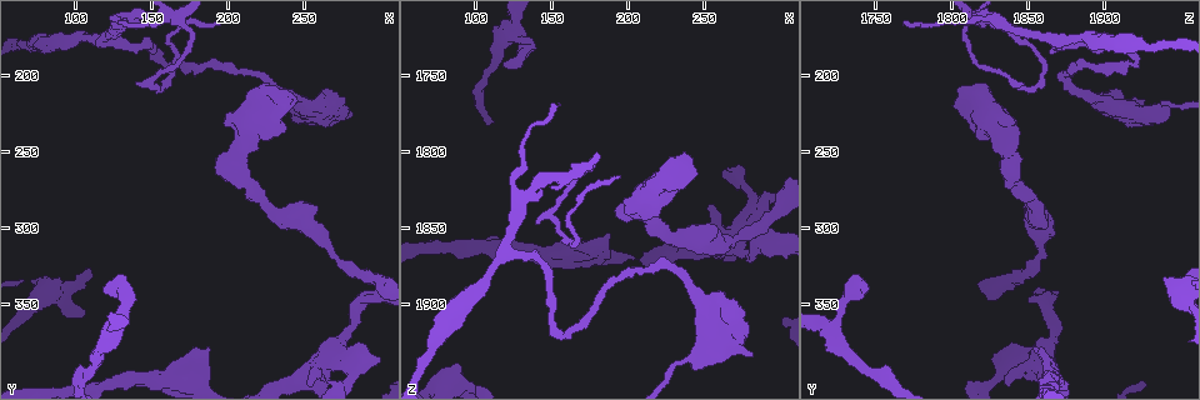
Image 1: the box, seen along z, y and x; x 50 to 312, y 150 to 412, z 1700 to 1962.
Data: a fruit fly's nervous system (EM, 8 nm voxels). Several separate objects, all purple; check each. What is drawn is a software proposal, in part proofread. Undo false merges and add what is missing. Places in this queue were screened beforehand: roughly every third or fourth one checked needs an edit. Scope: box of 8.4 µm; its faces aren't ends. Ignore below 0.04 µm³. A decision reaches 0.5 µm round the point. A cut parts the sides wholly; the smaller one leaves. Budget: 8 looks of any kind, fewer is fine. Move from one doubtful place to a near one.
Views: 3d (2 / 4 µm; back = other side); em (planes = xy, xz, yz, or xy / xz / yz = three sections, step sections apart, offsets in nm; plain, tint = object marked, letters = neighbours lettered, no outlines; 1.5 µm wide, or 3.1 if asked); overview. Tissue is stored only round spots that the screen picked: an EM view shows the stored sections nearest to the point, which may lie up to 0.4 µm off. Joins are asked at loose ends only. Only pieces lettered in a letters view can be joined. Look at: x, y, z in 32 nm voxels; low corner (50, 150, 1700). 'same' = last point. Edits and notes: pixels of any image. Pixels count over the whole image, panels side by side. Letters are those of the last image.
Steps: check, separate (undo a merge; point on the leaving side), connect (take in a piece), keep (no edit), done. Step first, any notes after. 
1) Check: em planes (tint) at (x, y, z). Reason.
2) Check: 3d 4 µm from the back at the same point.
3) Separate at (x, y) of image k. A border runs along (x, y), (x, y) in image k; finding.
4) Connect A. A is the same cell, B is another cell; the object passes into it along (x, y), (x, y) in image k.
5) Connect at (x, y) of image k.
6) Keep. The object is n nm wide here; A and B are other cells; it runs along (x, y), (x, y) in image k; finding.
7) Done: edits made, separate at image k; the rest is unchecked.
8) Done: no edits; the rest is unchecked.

Check: em planes (letters) at (192, 254, 1838). Thick end.

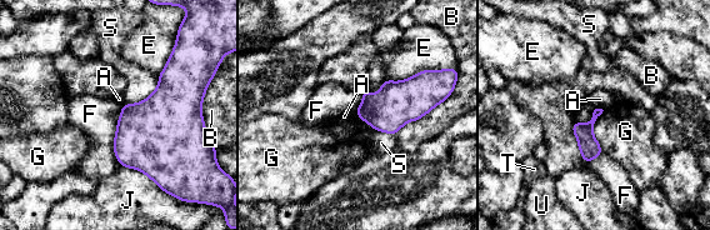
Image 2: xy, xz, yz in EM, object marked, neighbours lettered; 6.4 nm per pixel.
Keep. The longest contact is with F, 400 nm; A, B, E, F, G, J, S, T and U are other cells; no lettered piece goes on from it.

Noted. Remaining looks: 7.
Check: em planes (letters) at (156, 188, 1922). Abrupt turn.

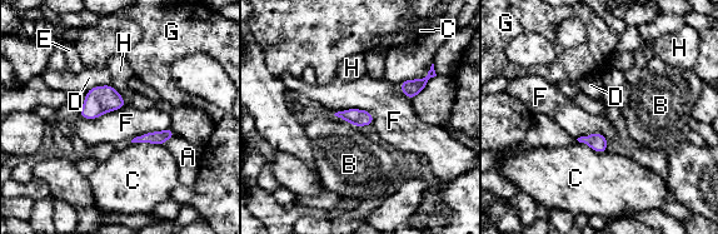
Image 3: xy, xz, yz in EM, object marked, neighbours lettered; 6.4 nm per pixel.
Keep. The object is 20 nm wide here; A, B, C, D, E, F, G and H are other cells; a border runs along (333, 114), (350, 122), (357, 128) in image 3; all the same neuron.

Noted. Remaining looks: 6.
Check: em xz step 8 (tint) at (264, 210, 1910). Stops while still wide.

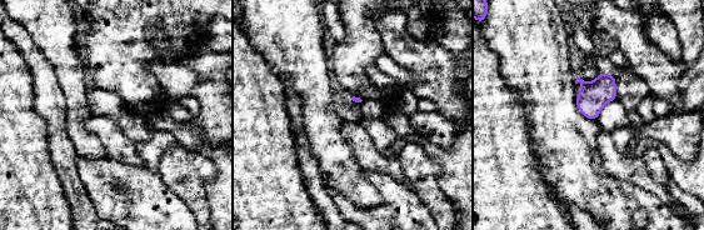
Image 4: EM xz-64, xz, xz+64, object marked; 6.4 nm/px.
Check: em planes (letters) at the same point. Cut it another way.

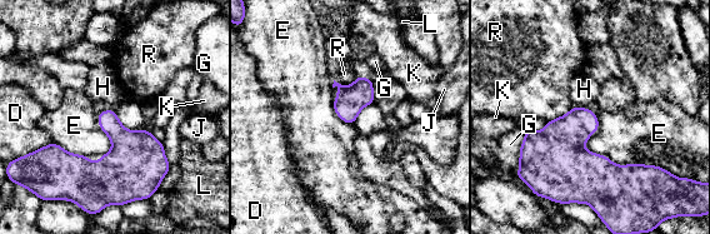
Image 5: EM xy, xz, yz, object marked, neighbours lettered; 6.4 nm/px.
Keep. D, E, G, H, J, K, L and R are other cells; none of them fits.

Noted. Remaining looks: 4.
Done: no edits; the rest is unchecked.

